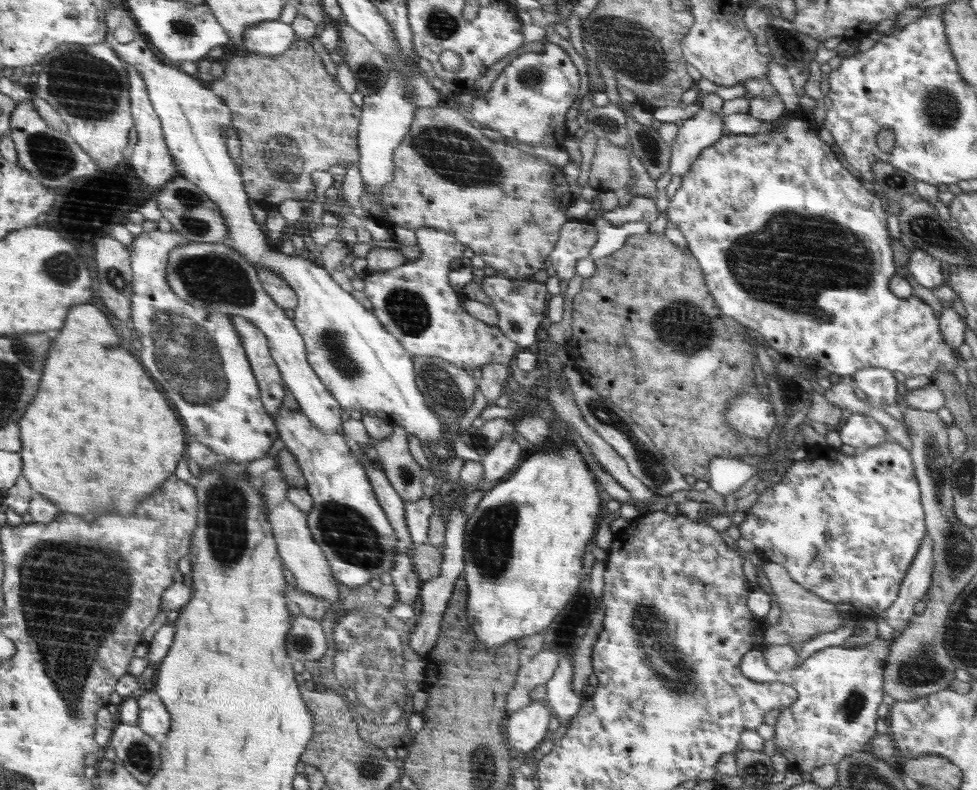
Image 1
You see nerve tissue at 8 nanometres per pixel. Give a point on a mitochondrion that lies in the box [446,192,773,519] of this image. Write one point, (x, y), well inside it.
(686, 328)

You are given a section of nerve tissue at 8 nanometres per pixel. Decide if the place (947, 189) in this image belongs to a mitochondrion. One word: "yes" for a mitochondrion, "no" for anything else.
no

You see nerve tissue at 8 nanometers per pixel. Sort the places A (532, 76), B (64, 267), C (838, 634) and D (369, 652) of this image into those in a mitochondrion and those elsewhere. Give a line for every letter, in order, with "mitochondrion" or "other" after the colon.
A: mitochondrion
B: mitochondrion
C: other
D: mitochondrion

